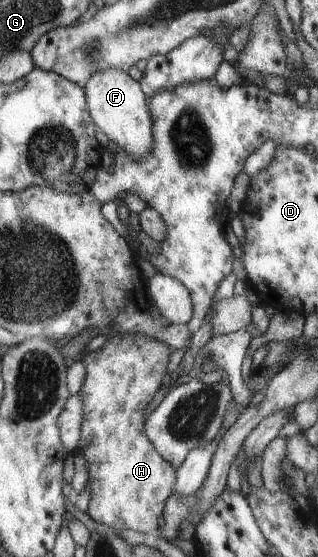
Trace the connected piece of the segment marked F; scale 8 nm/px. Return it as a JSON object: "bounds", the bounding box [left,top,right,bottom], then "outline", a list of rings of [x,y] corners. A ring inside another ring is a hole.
{"bounds":[83,67,152,160],"outline":[[[105,67],[95,69],[85,81],[83,89],[88,113],[98,130],[126,155],[142,160],[152,149],[152,115],[139,82],[131,79],[123,69]]]}

